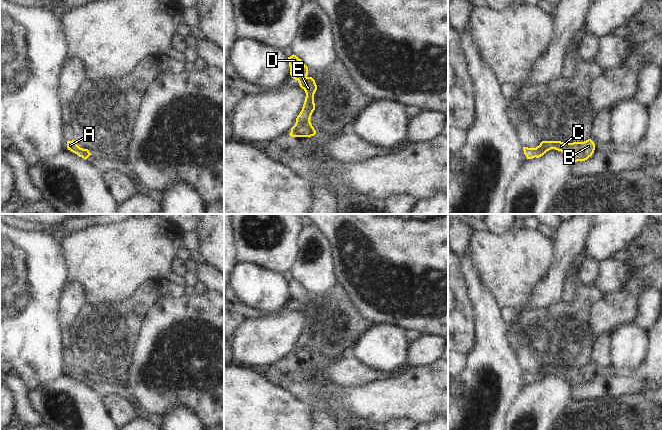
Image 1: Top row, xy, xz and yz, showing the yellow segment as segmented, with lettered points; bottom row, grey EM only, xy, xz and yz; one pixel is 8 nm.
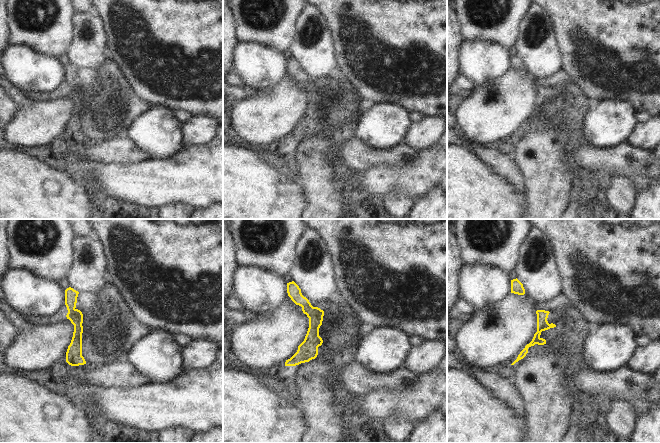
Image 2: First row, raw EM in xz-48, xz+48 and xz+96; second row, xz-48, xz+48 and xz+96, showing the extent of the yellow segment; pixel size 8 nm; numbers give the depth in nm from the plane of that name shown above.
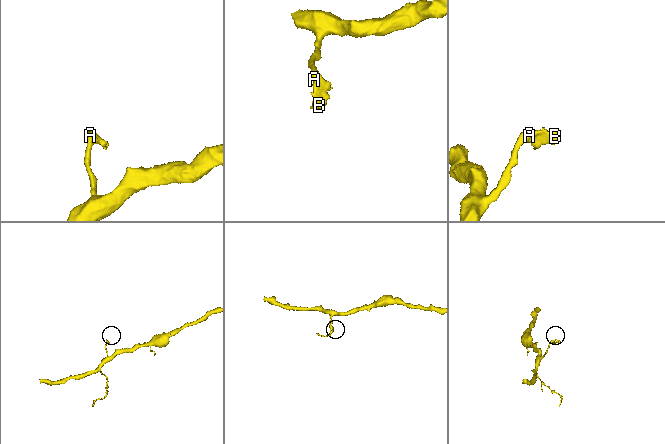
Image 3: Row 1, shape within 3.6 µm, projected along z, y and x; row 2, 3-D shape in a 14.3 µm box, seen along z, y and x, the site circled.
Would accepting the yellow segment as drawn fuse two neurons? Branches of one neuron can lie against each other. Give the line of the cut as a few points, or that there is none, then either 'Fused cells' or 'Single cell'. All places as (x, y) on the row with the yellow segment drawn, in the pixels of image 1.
Split along xy (80, 148), (81, 156). Fused cells.

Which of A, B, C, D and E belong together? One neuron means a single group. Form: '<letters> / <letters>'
A D / B C E

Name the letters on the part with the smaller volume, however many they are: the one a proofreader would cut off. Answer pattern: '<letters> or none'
B, C, E

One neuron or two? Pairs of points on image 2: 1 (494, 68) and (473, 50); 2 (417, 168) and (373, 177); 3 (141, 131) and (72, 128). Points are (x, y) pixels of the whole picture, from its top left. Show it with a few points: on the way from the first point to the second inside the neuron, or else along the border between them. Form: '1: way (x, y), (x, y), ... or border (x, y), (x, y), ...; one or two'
1: way (489, 63), (478, 55); one
2: way (406, 177), (384, 177); one
3: border (144, 112), (126, 134); two

